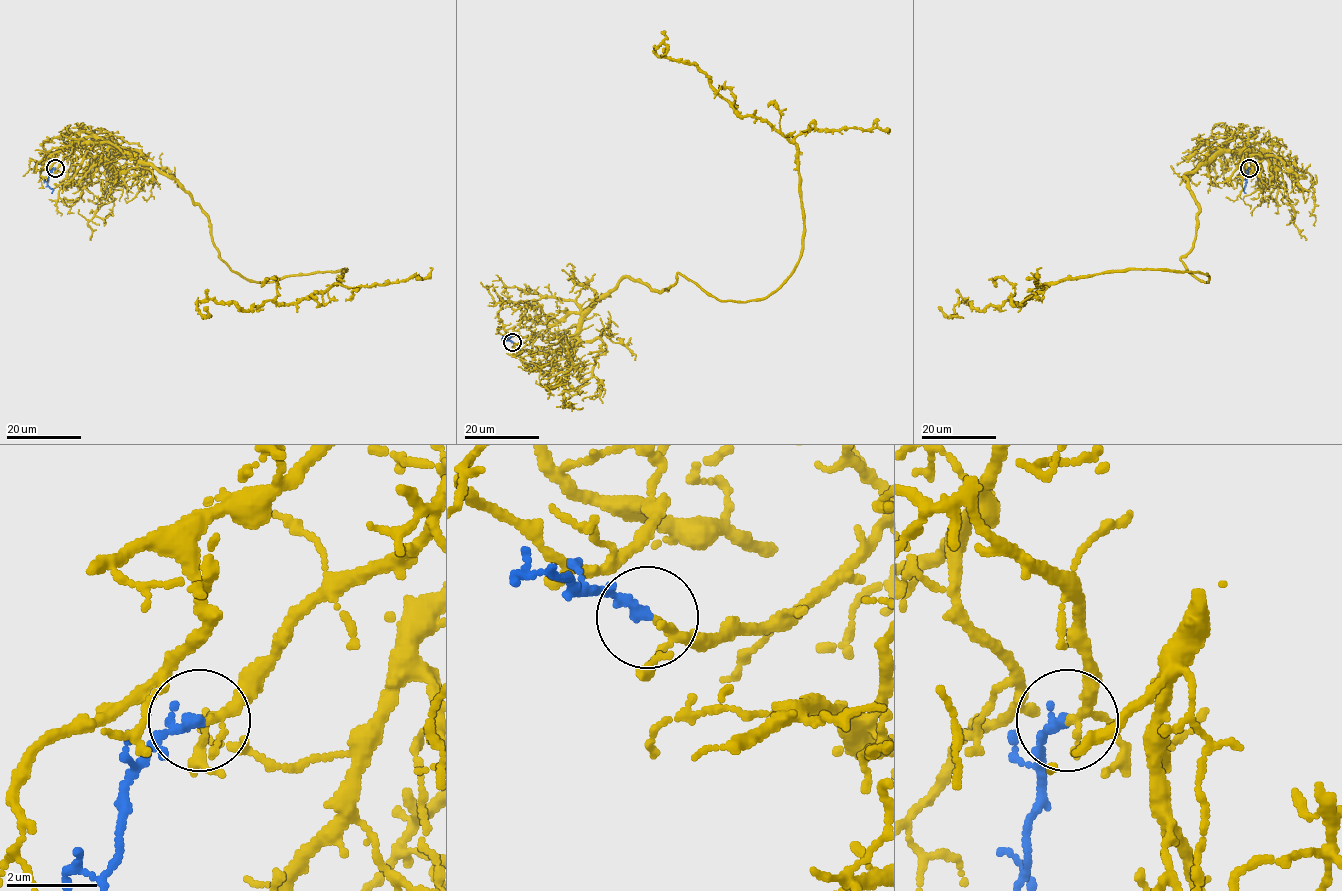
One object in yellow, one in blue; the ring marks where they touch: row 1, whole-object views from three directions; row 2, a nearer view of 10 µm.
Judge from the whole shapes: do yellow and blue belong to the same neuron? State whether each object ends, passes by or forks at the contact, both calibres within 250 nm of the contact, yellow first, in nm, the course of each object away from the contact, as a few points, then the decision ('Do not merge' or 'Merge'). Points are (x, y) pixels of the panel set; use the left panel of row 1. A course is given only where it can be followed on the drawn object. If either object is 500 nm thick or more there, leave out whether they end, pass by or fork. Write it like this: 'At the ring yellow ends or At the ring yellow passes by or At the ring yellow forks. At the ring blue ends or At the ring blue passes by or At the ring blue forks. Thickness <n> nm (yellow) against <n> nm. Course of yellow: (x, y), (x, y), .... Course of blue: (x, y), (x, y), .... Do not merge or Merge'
At the ring yellow forks. At the ring blue ends. Thickness 130 nm (yellow) against 240 nm. Course of yellow: (56, 168), (96, 136), (186, 191), (218, 257), (244, 278), (346, 269), (295, 302), (202, 299), (204, 318). Course of blue: (55, 168), (47, 181), (53, 190), (51, 193). Merge

